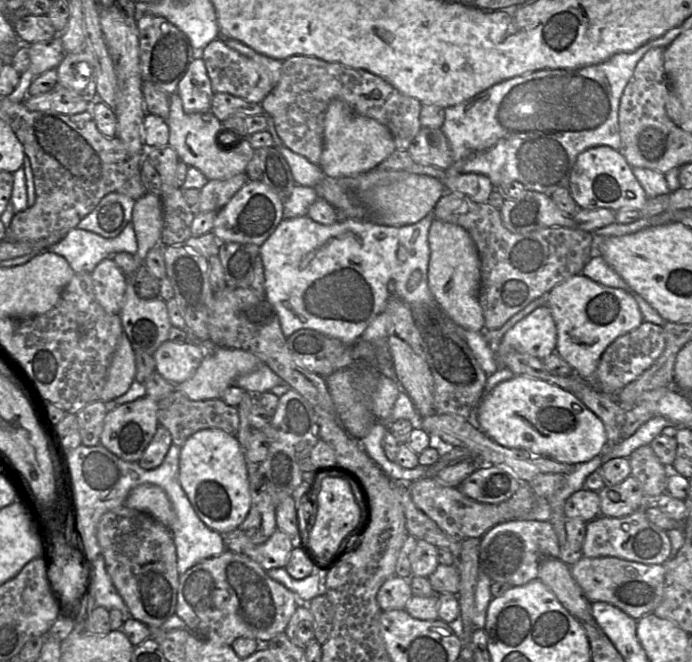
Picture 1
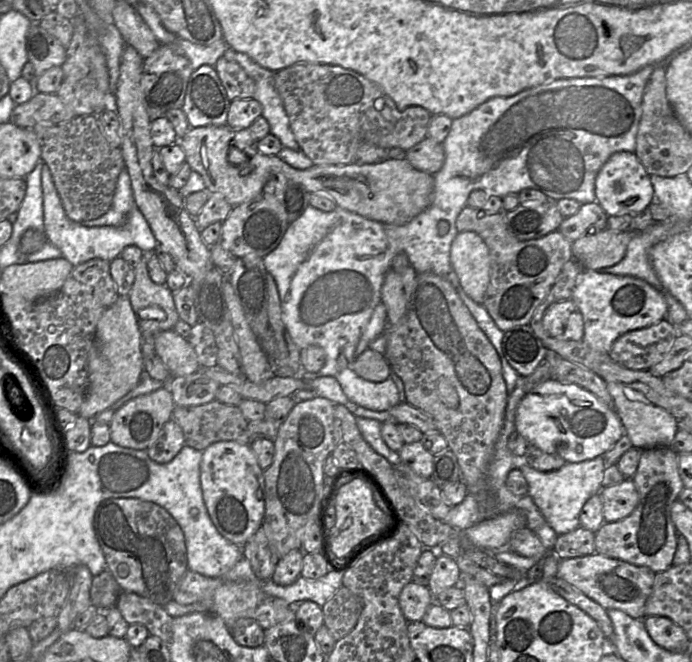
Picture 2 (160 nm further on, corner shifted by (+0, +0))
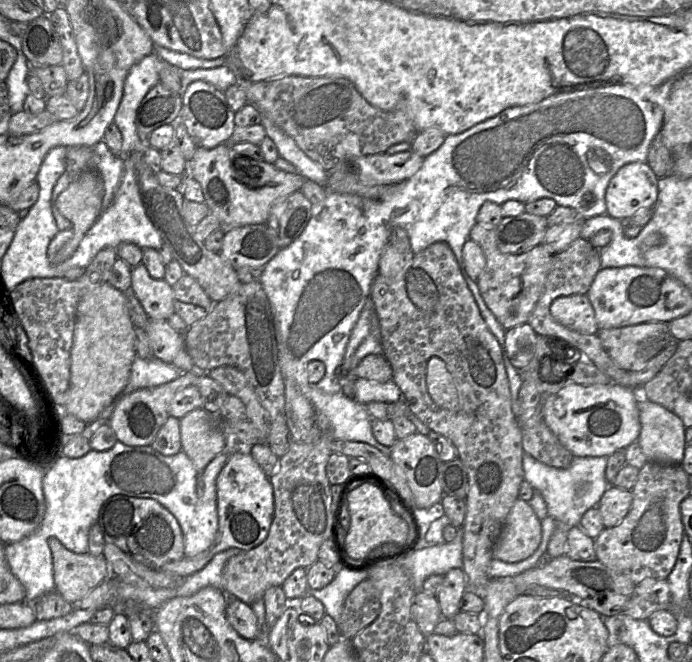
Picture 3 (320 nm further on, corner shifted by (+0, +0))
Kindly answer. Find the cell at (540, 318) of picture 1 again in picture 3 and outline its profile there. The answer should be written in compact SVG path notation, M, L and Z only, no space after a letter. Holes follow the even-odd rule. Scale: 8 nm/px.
M587 295L561 296L553 300L550 314L561 325L582 334L597 334L594 309Z

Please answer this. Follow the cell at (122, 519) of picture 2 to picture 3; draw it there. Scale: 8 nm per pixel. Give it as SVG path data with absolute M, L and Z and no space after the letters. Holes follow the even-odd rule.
M115 495L108 498L101 506L98 524L105 543L117 546L135 562L152 569L160 569L169 562L184 558L184 537L176 518L154 499Z

